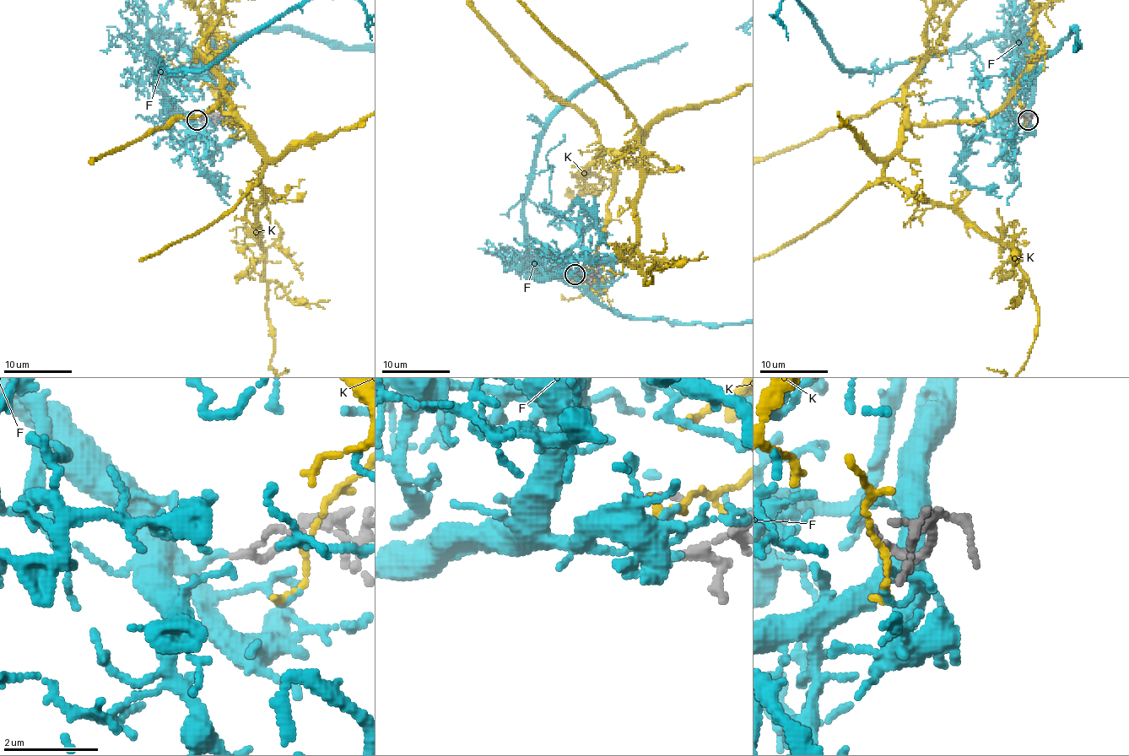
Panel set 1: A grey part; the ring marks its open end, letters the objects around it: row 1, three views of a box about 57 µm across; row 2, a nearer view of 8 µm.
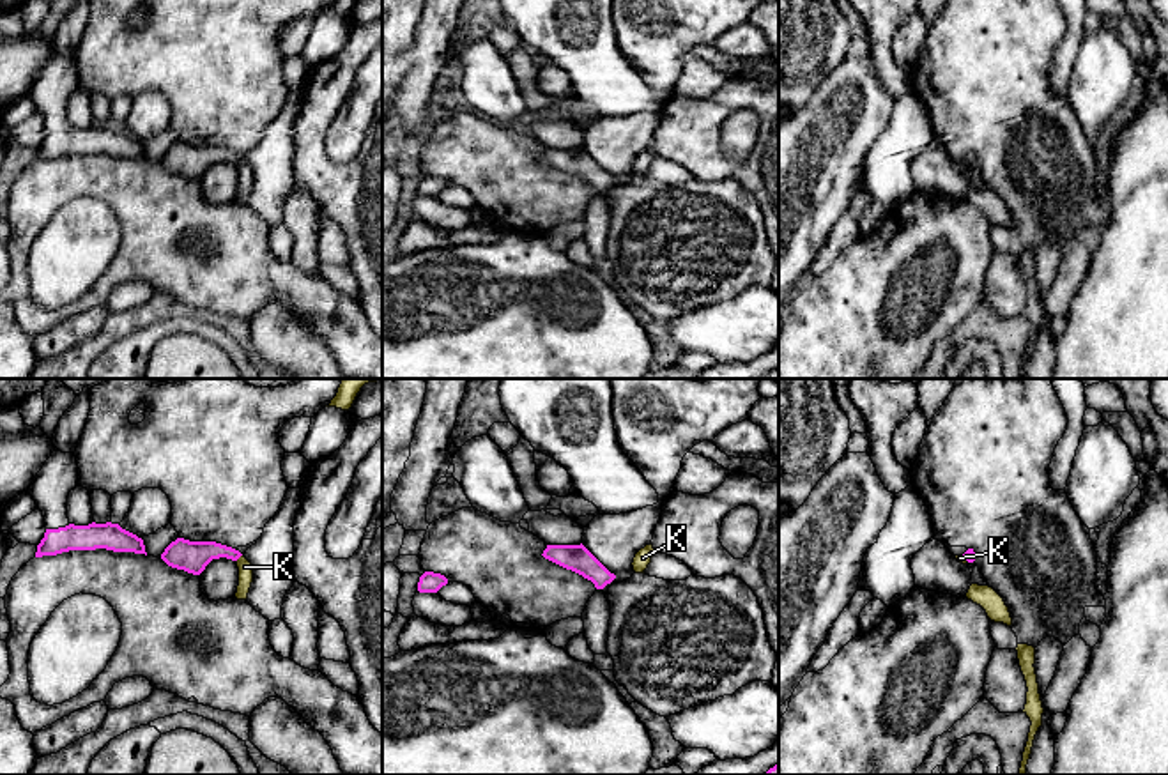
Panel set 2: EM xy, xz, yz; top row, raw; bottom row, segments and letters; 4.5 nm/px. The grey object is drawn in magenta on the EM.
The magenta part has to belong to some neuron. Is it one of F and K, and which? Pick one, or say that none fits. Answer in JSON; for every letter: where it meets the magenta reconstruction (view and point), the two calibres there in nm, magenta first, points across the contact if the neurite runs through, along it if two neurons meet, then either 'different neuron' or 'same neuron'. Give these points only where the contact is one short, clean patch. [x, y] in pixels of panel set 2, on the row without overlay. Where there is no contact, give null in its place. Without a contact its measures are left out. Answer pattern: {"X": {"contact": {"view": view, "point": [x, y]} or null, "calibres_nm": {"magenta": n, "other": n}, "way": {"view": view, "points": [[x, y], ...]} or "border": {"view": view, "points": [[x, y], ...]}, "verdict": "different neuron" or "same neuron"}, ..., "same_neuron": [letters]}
{"F": {"contact": null, "verdict": "same neuron"}, "K": {"contact": {"view": "xy", "point": [239, 160]}, "calibres_nm": {"magenta": 140, "other": 70}, "border": {"view": "xy", "points": [[241, 158], [236, 165]]}, "verdict": "different neuron"}, "same_neuron": ["F"]}

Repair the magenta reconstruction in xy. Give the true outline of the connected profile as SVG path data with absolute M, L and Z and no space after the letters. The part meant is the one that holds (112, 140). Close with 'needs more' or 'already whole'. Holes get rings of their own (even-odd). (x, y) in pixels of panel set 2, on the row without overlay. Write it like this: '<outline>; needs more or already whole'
M69 127L58 133L46 133L44 142L37 149L35 161L57 159L69 154L106 152L113 156L145 157L143 143L122 133L119 127Z; already whole

